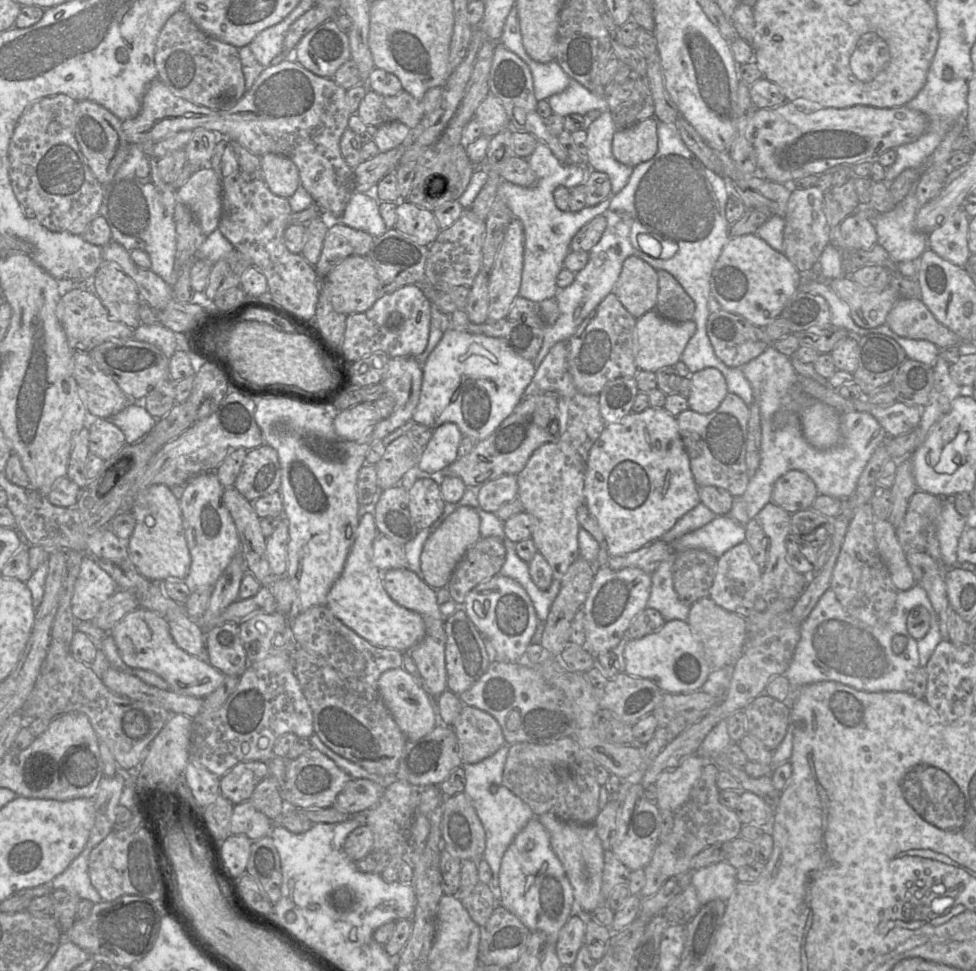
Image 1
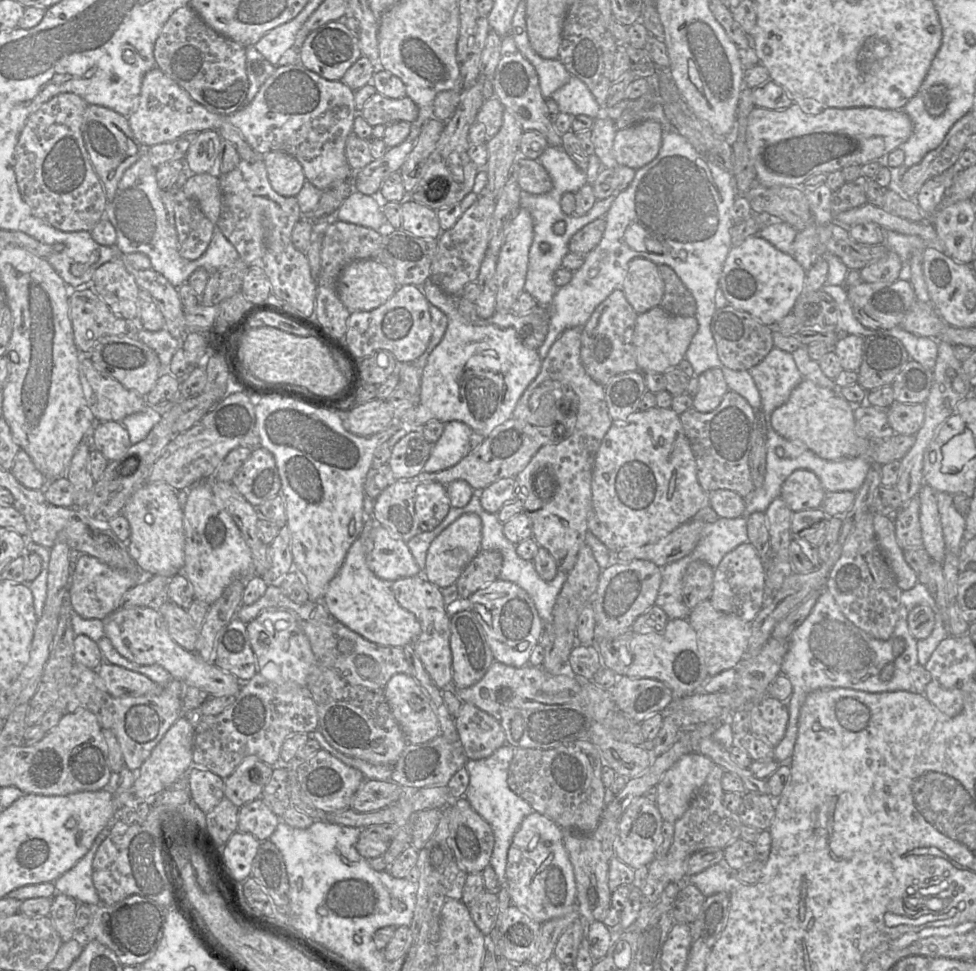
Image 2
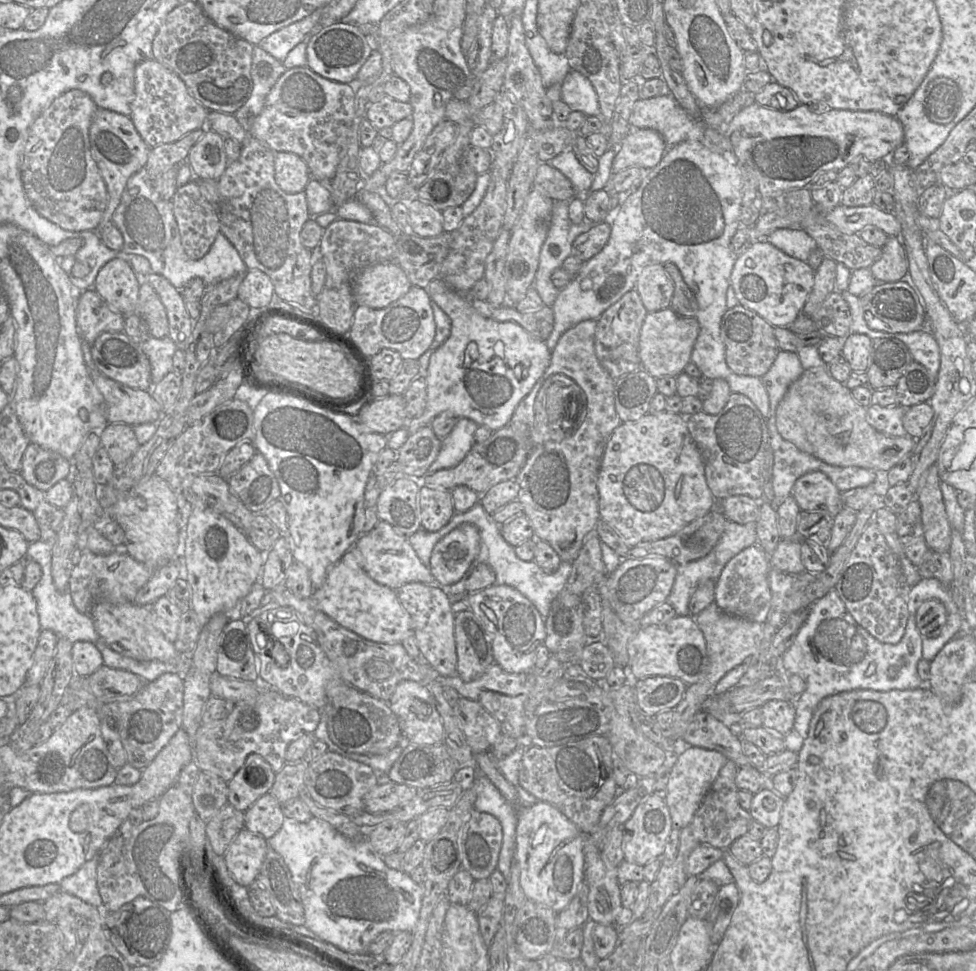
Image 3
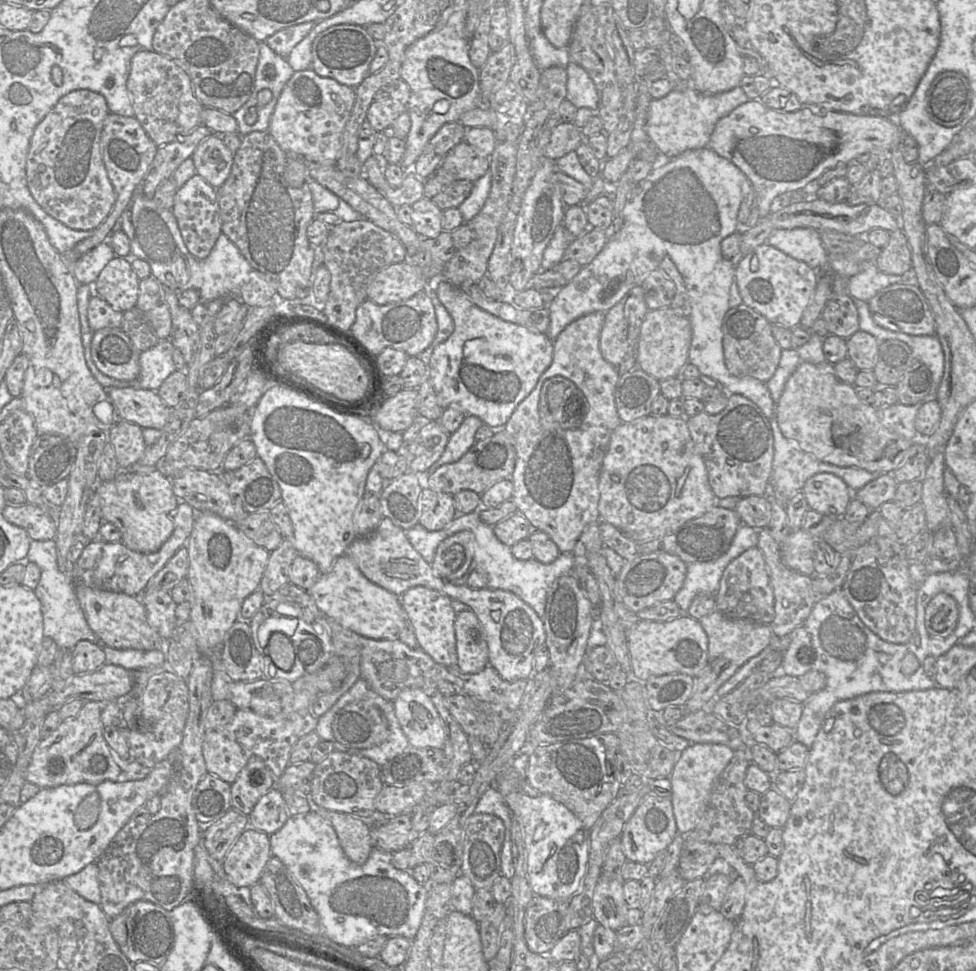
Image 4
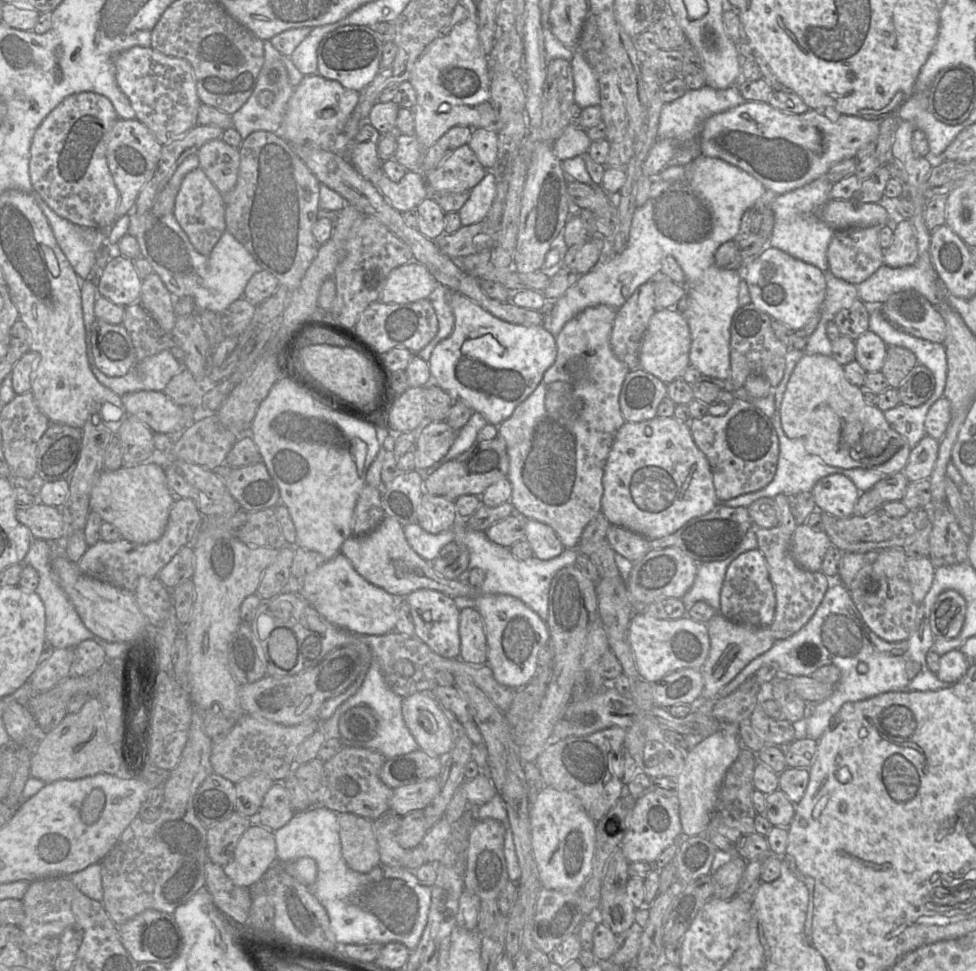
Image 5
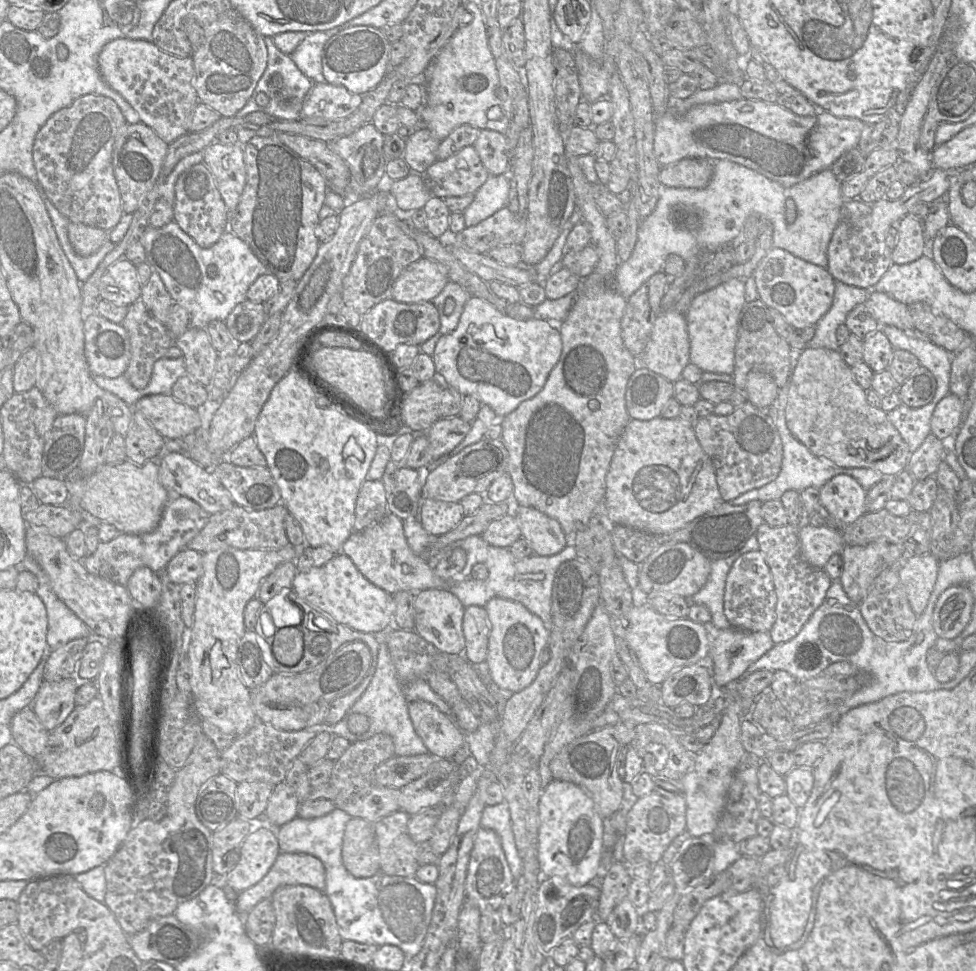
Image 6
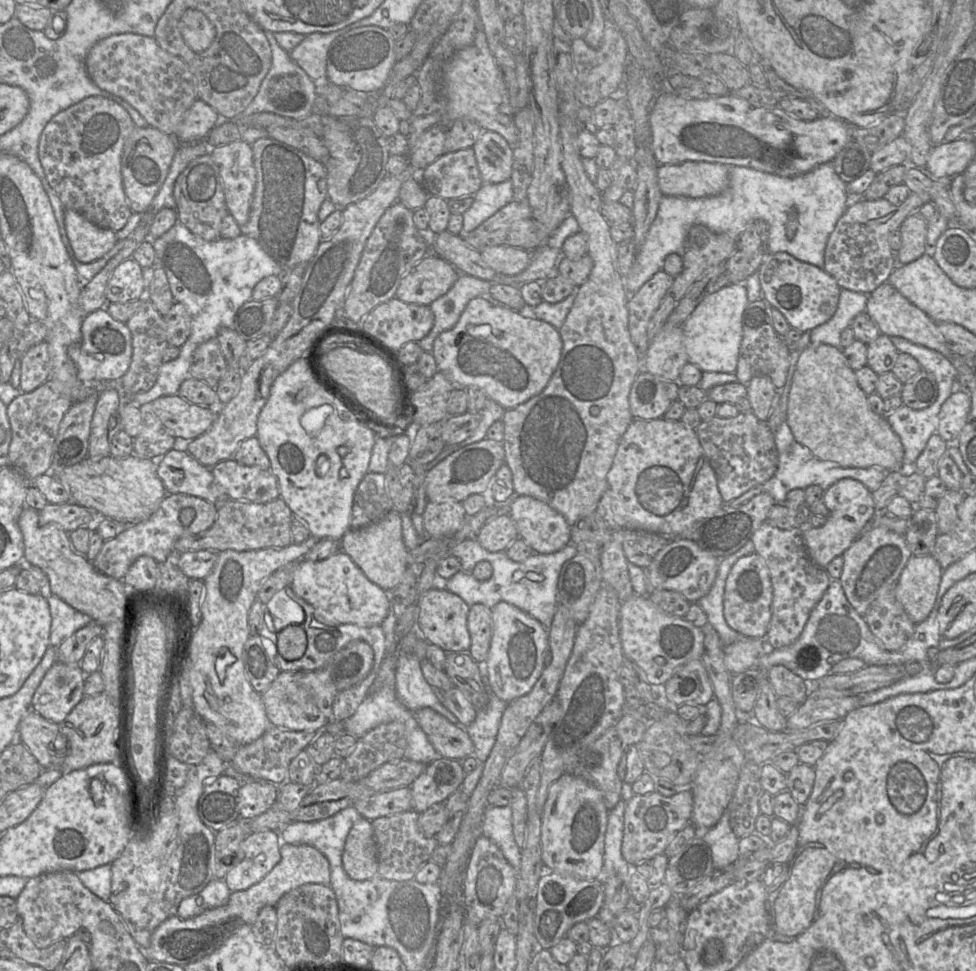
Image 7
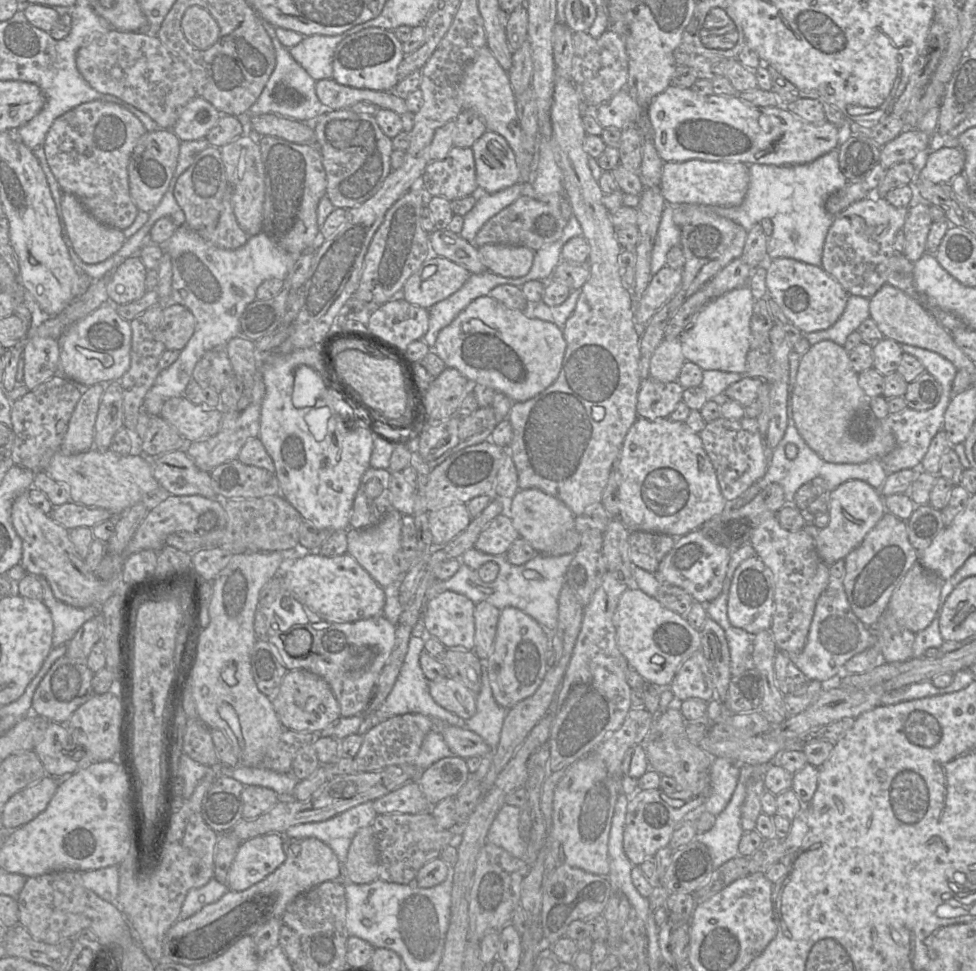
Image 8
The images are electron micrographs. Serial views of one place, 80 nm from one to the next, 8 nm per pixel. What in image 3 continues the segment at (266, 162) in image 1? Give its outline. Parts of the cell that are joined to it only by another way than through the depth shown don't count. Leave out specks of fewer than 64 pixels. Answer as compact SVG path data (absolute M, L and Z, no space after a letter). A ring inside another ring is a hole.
M274 152L274 169L277 185L288 194L304 191L311 178L306 163L289 152Z

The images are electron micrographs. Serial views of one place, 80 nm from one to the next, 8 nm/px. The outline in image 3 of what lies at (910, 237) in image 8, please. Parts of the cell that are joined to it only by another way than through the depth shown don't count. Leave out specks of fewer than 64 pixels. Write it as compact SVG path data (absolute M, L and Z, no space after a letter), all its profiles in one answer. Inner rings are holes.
M889 237L881 256L869 269L878 283L908 279L908 258L901 238Z

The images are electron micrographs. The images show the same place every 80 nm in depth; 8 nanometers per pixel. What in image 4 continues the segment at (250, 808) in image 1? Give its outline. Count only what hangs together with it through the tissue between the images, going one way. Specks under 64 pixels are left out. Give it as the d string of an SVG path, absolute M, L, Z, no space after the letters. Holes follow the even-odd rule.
M278 786L260 797L248 815L249 826L268 835L277 832L289 817L282 790Z

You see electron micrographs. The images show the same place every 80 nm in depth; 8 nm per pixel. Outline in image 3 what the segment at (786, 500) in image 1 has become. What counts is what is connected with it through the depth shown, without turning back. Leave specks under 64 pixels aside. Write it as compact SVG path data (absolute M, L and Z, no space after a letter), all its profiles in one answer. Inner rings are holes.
M812 471L796 480L791 496L803 511L835 517L844 508L841 494L826 474Z

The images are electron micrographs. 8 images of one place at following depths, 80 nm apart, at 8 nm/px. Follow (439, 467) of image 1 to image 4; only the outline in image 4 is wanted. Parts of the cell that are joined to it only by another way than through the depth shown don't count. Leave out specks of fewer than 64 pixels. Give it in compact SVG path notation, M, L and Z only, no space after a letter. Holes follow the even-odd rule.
M466 415L460 427L450 435L441 457L427 471L430 476L436 469L445 464L457 462L476 442L476 431L483 422L473 415Z

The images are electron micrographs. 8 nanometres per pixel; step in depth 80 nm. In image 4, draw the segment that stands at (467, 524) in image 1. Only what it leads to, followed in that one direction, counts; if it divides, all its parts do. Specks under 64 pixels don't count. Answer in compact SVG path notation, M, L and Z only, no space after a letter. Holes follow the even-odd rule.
M468 530L459 531L438 545L431 567L442 579L456 581L467 572L474 552L474 534Z

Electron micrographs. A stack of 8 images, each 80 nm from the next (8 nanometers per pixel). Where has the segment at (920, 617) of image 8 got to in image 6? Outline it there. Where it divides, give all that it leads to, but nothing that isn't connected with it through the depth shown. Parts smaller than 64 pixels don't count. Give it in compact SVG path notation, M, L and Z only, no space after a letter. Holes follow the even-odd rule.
M931 553L922 556L906 557L899 569L899 577L914 613L918 616L926 609L934 589L940 562Z

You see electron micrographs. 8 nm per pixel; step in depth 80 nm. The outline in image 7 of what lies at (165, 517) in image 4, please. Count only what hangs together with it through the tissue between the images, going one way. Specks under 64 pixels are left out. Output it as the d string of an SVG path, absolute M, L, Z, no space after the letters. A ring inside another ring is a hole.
M132 454L124 458L111 455L99 460L86 458L64 468L54 476L69 489L71 500L96 515L114 520L119 525L132 525L147 520L167 494L157 475L156 460Z

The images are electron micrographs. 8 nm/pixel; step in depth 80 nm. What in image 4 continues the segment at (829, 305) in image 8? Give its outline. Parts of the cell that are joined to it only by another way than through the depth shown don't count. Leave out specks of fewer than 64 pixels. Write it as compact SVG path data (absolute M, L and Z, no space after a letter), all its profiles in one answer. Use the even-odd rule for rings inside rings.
M766 242L745 255L735 270L735 280L744 304L759 312L772 325L780 325L787 329L800 326L802 315L817 286L818 271ZM753 258L758 260L756 271L750 269Z

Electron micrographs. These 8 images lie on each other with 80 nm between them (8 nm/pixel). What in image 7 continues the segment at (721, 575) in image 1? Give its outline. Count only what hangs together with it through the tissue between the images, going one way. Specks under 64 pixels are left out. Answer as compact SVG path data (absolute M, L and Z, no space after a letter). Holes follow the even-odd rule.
M760 555L741 557L732 567L726 580L724 618L740 635L765 639L772 618L773 587L769 569Z

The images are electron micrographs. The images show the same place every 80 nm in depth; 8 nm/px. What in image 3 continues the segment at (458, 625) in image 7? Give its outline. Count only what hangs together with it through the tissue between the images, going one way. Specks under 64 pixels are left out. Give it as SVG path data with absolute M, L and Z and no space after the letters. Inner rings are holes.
M410 582L396 590L396 595L409 613L416 645L427 662L441 675L456 674L457 654L454 637L454 616L451 603L443 586Z

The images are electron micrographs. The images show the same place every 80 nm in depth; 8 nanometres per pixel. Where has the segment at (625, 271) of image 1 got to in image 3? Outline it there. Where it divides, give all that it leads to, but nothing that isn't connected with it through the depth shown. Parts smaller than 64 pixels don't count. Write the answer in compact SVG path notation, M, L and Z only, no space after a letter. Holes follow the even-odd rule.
M662 264L646 266L639 275L635 290L648 312L669 308L674 293L674 282Z

